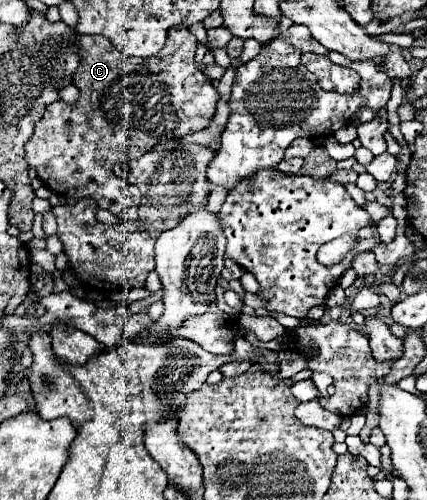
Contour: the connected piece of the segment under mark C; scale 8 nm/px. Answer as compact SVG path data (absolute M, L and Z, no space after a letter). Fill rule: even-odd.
M185 27L169 29L165 47L157 55L145 59L129 59L129 55L121 55L121 51L117 51L117 47L113 47L109 39L101 35L79 35L77 43L79 71L75 73L73 83L79 89L79 99L75 103L55 101L47 107L45 115L35 125L33 139L25 145L27 161L29 167L37 171L43 185L47 185L51 191L75 199L89 197L101 209L109 209L121 219L135 219L141 205L141 193L135 185L115 175L115 165L121 159L141 157L161 141L179 139L205 129L215 115L215 107L221 95L215 85L211 85L207 77L195 67L193 57L197 39Z

